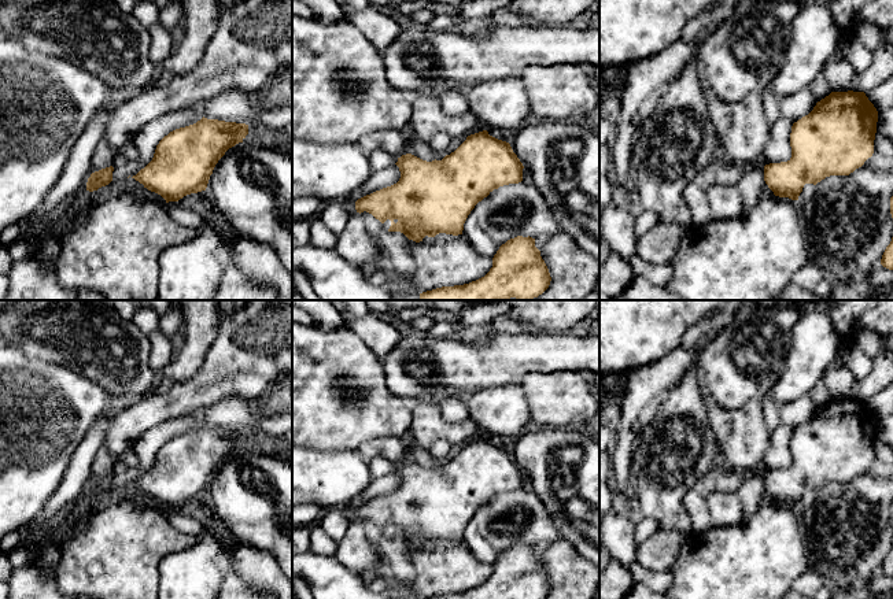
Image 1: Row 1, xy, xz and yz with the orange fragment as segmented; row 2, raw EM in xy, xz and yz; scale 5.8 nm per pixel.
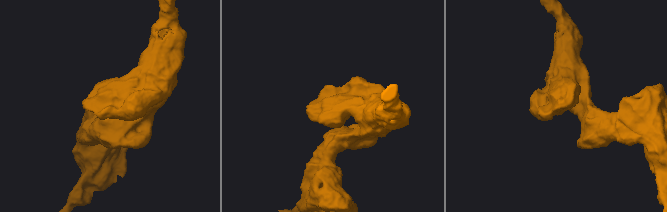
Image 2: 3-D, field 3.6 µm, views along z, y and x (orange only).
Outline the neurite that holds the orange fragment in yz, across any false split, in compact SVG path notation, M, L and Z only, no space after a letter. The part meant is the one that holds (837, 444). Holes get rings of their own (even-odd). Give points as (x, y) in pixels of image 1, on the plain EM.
M831 399L813 417L793 430L790 440L791 465L787 469L764 473L764 488L775 503L798 507L805 491L816 492L830 482L849 482L874 461L878 418L864 399Z

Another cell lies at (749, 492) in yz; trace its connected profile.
M764 473L748 476L748 478L737 488L742 507L743 507L743 522L748 524L760 509L761 493L764 488Z

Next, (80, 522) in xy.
M96 498L93 499L88 499L88 502L85 503L85 507L82 509L82 511L74 518L74 521L71 522L69 530L70 532L82 532L88 522L91 521L91 518L99 511L99 506L97 506L97 500Z

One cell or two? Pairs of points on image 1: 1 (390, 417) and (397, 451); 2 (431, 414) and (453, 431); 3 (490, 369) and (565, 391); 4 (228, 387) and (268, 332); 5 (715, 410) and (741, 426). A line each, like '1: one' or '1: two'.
1: two
2: one
3: two
4: one
5: one

